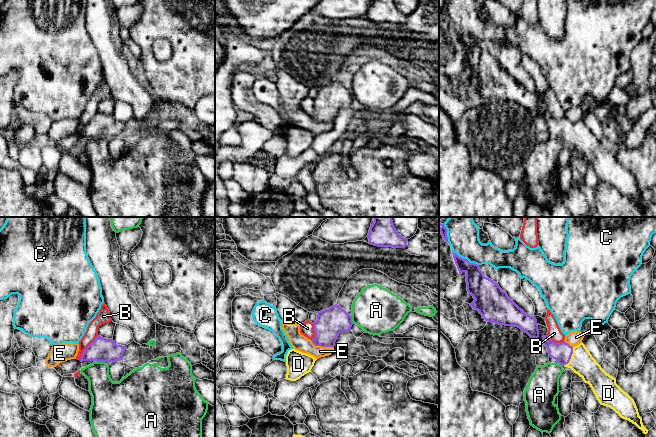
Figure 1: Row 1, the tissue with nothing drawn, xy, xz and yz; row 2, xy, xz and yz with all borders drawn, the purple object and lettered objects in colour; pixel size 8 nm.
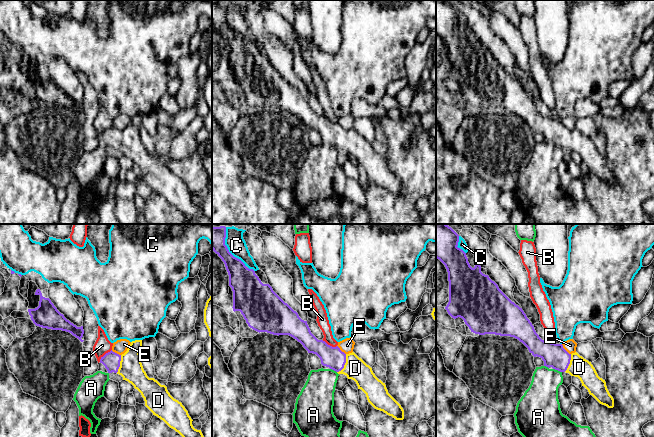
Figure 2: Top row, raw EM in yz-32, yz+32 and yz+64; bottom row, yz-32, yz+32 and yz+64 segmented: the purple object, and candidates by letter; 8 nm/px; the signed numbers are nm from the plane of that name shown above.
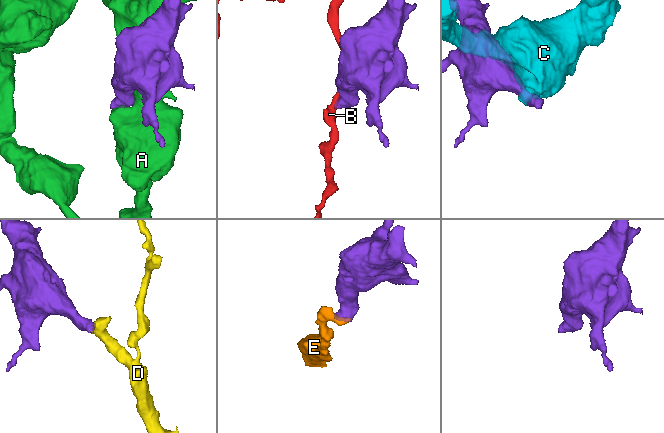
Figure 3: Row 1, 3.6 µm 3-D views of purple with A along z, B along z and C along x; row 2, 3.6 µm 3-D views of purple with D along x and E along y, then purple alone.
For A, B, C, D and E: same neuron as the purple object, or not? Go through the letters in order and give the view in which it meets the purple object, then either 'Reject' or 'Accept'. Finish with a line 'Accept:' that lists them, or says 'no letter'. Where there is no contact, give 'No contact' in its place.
A: Touches purple in xy. Reject
B: Touches purple in xy. Reject
C: Touches purple in yz. Reject
D: Touches purple in yz. Accept
E: Touches purple in xz. Reject
Accept: D

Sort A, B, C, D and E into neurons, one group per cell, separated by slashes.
A / B / C / D / E

